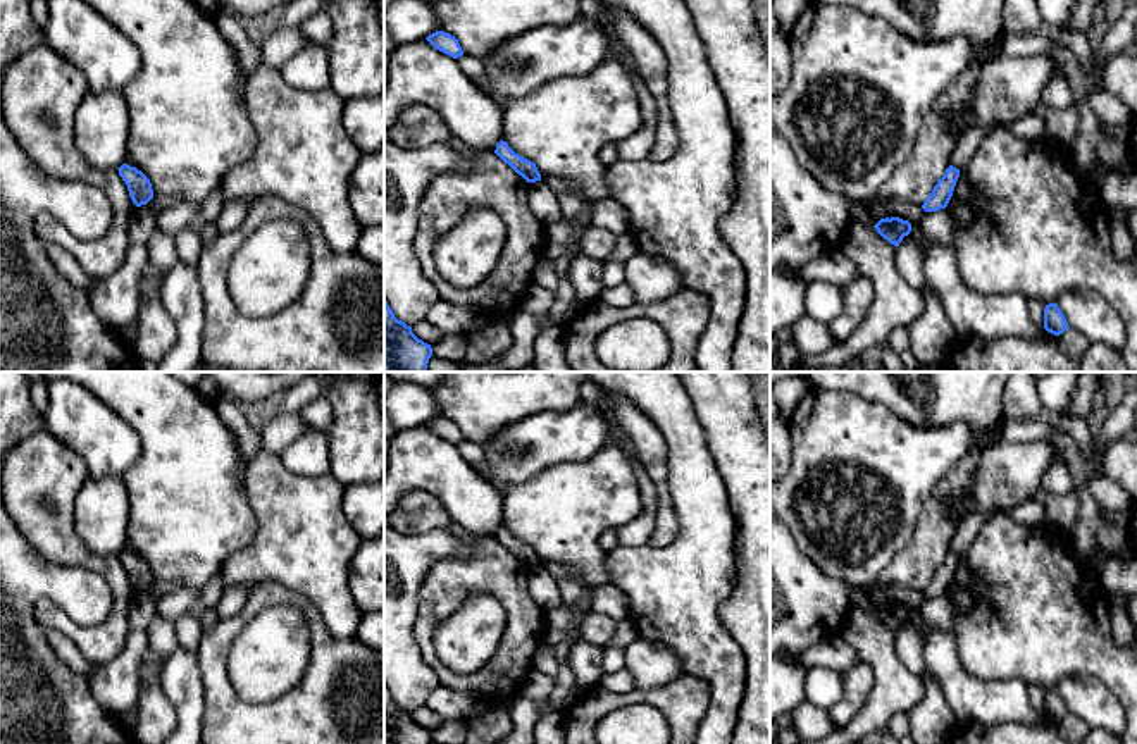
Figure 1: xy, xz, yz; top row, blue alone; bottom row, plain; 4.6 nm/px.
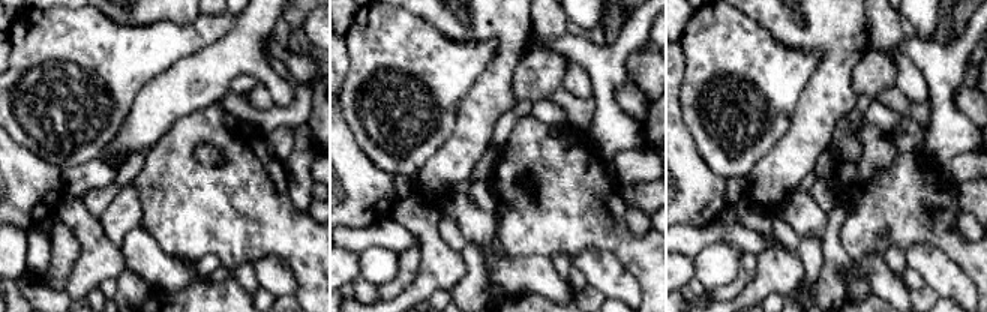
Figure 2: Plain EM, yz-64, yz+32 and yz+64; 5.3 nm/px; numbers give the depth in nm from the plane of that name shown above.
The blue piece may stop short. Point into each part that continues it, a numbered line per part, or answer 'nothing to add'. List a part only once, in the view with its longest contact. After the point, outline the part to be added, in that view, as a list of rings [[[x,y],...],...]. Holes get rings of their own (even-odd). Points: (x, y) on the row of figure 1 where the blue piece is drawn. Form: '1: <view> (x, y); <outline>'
nothing to add

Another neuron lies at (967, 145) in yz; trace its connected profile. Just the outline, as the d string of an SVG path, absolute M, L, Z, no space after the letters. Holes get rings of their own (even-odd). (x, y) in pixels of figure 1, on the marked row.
M1001 124L979 126L961 133L951 155L951 165L961 170L965 164L975 155L979 143L997 126Z

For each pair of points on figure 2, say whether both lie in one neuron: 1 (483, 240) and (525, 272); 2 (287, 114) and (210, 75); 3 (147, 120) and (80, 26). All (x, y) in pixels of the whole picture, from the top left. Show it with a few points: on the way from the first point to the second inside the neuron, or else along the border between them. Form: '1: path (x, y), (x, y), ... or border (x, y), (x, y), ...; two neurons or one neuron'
1: path (488, 252), (507, 272), (513, 272); one neuron
2: border (296, 98), (284, 107), (275, 105); two neurons
3: border (158, 75), (138, 92), (126, 120), (117, 132); two neurons

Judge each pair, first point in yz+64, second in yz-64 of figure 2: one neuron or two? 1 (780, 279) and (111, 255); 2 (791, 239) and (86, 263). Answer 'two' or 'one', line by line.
1: one
2: two

